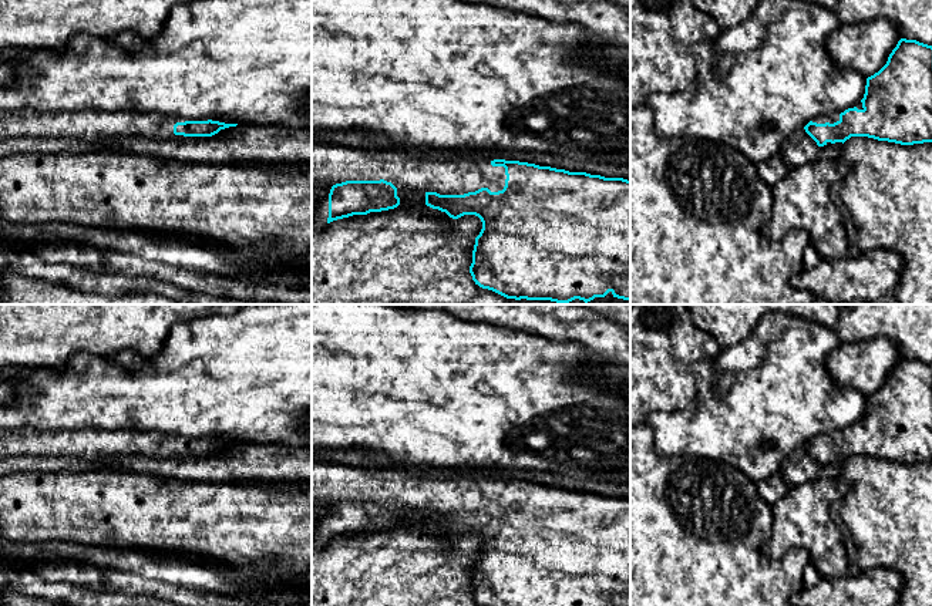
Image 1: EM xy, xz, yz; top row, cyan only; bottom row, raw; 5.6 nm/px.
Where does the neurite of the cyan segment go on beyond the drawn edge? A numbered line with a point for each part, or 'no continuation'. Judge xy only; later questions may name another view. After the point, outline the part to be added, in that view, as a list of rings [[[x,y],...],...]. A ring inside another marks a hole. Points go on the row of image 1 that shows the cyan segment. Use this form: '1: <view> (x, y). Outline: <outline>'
1: xy (90, 125). Outline: [[[0,108],[0,141],[10,138],[73,138],[97,141],[141,135],[145,138],[185,138],[174,134],[181,118],[158,112],[137,111],[101,112],[94,110],[64,112],[40,112],[34,110],[6,111]]]

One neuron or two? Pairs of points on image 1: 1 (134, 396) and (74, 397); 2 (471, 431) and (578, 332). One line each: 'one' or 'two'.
1: one
2: two

